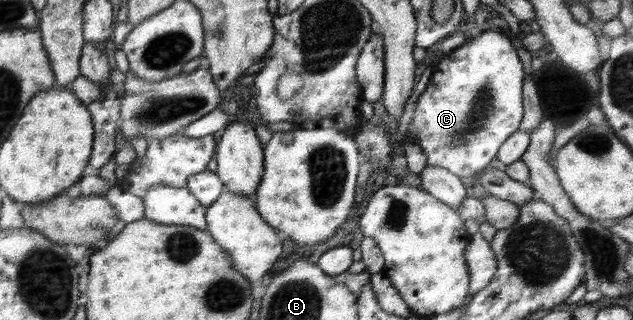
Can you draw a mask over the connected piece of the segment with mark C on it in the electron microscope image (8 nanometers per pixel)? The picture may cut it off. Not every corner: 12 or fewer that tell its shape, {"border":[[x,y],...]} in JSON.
{"border":[[485,30],[432,65],[405,141],[481,172],[524,118],[513,42]]}

